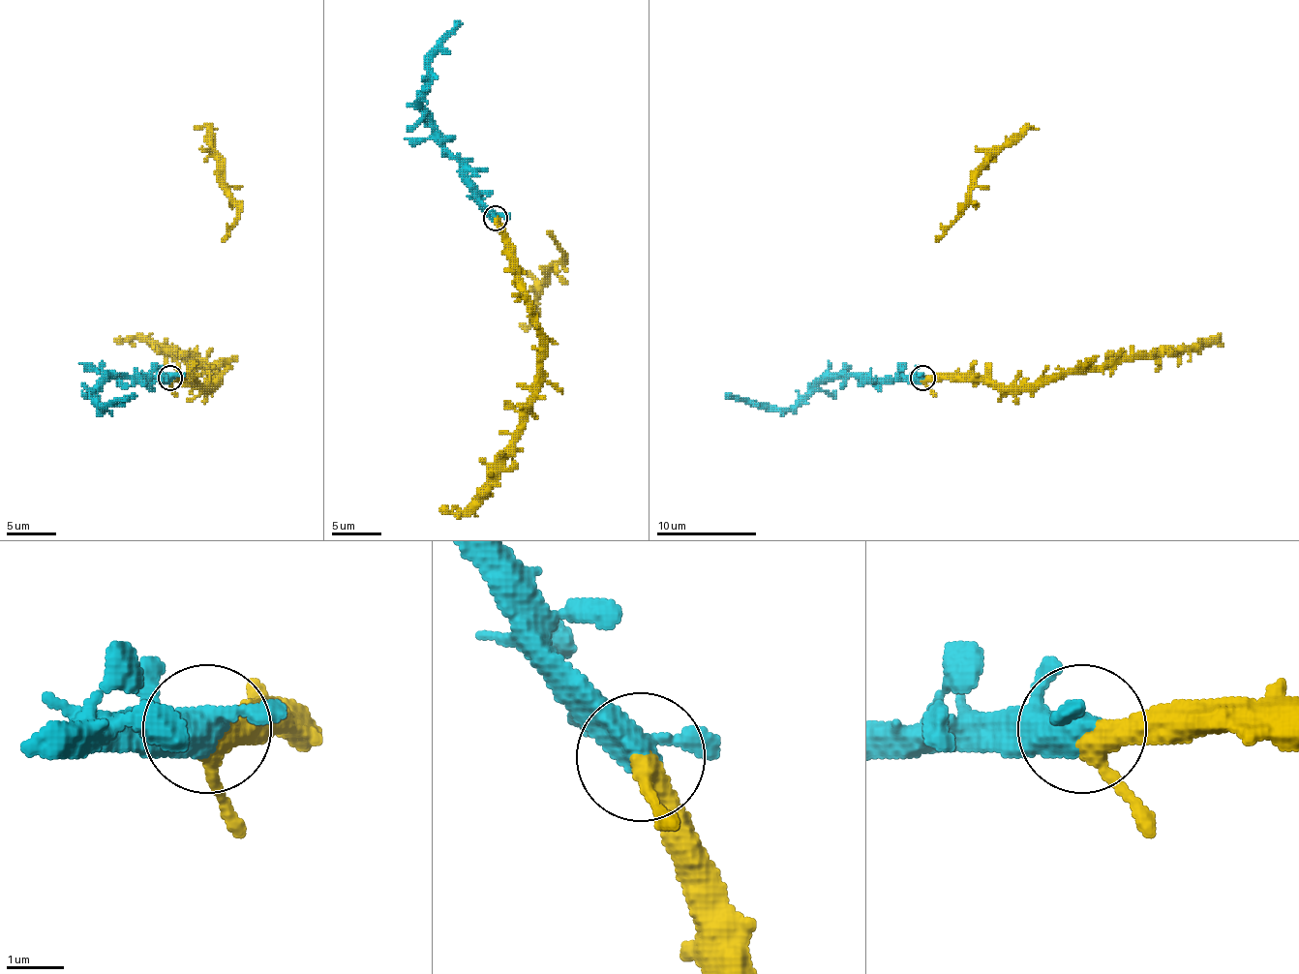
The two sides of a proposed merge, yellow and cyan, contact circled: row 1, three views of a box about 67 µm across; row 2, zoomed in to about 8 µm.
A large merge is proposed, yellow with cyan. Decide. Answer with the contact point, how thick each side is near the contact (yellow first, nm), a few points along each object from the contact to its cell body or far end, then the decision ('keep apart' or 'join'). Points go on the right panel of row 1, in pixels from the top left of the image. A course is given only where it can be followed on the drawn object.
(922, 378) | 340/460 nm | yellow via (923, 379), (993, 380), (1015, 385), (1042, 379), (1085, 374), (1137, 358), (1197, 350), (1213, 341) | cyan via (923, 379), (830, 376), (788, 409), (758, 409), (726, 393) | join

